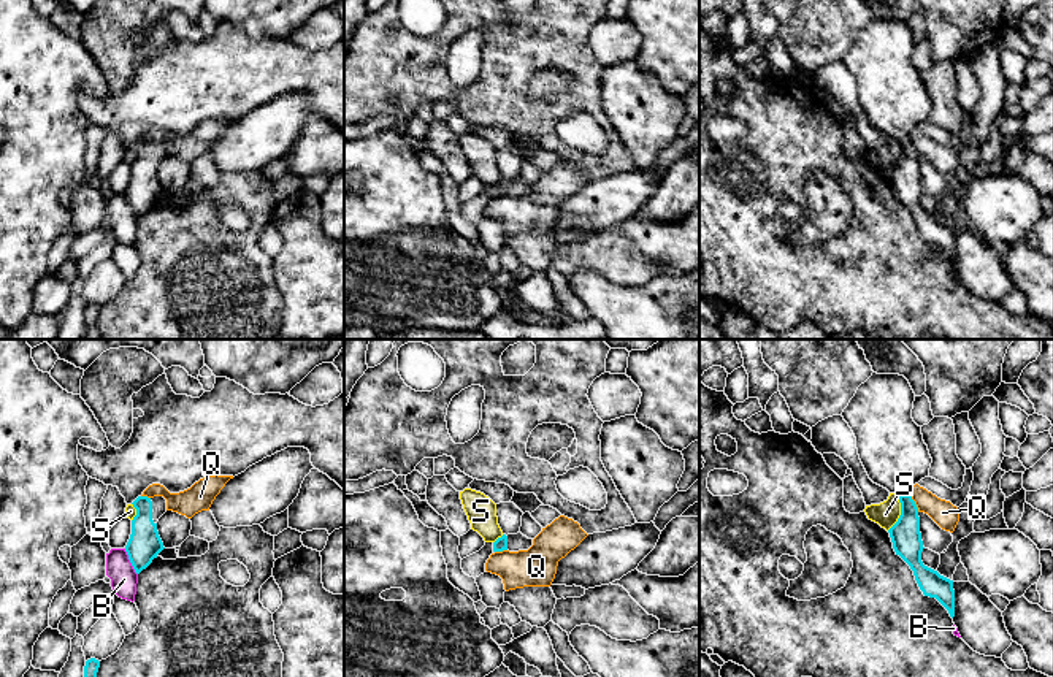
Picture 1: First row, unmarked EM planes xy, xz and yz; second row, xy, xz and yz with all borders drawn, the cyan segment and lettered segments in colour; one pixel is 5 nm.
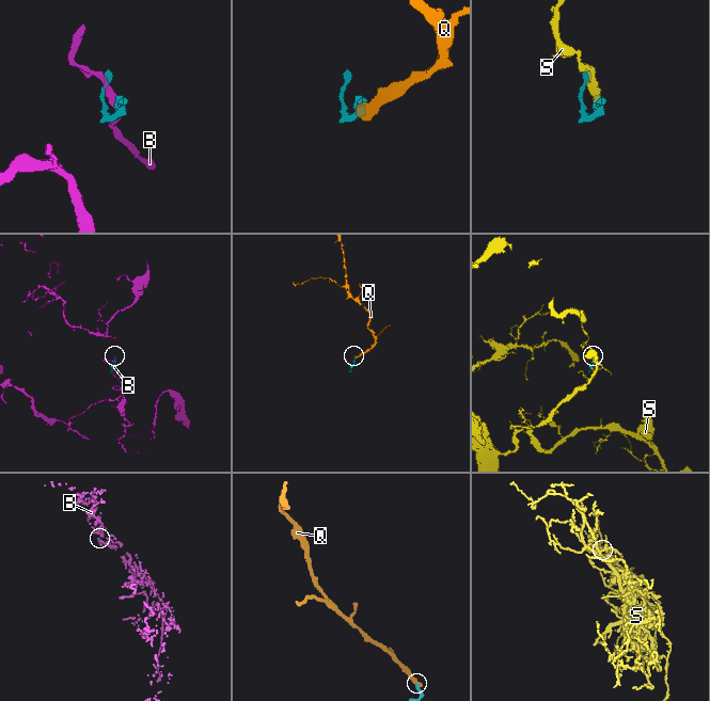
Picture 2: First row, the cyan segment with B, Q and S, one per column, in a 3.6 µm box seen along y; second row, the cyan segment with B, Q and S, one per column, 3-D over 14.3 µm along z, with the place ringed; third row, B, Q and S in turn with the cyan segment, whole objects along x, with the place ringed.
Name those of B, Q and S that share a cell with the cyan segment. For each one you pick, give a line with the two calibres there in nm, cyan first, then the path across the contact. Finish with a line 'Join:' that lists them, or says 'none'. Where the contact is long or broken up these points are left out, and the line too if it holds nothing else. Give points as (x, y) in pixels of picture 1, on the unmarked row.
Join: none

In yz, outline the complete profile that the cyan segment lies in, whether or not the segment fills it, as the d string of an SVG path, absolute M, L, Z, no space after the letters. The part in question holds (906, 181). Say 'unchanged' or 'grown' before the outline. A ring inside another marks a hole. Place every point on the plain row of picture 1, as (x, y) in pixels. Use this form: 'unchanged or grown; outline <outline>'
grown; outline M872 17L858 32L842 62L856 82L858 100L869 124L894 138L901 147L901 160L888 174L896 200L910 211L923 239L936 243L953 263L953 225L921 206L925 192L910 135L929 122L932 103L921 71L912 63L913 46L915 38L904 21Z

